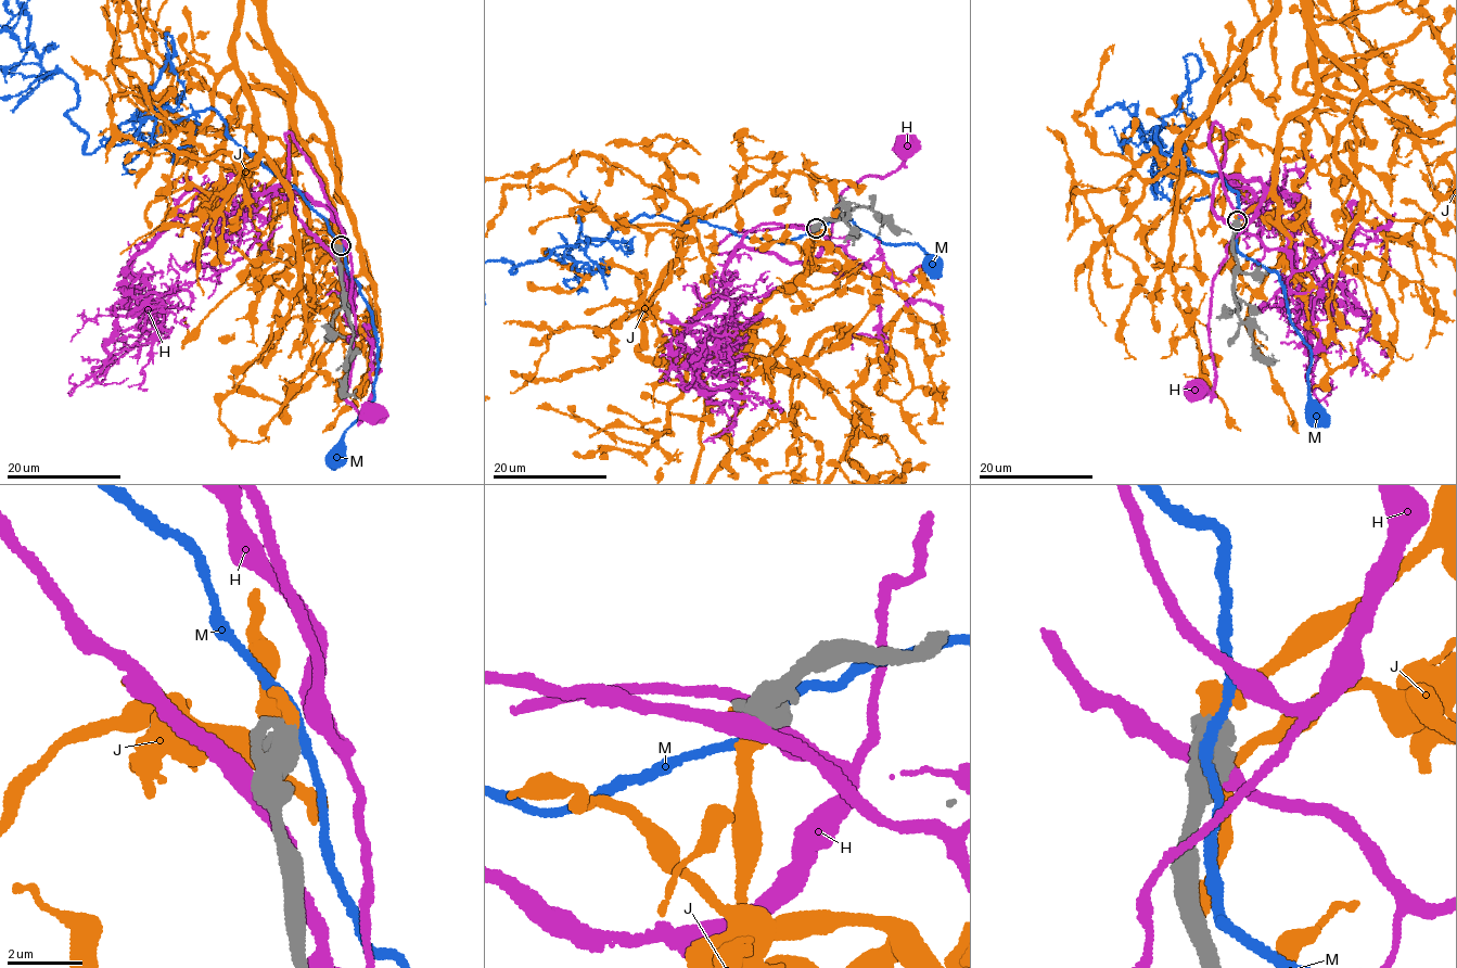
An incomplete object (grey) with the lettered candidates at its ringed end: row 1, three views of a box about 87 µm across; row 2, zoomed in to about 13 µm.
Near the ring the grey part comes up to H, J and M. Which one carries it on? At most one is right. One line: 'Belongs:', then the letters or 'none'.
Belongs: J

